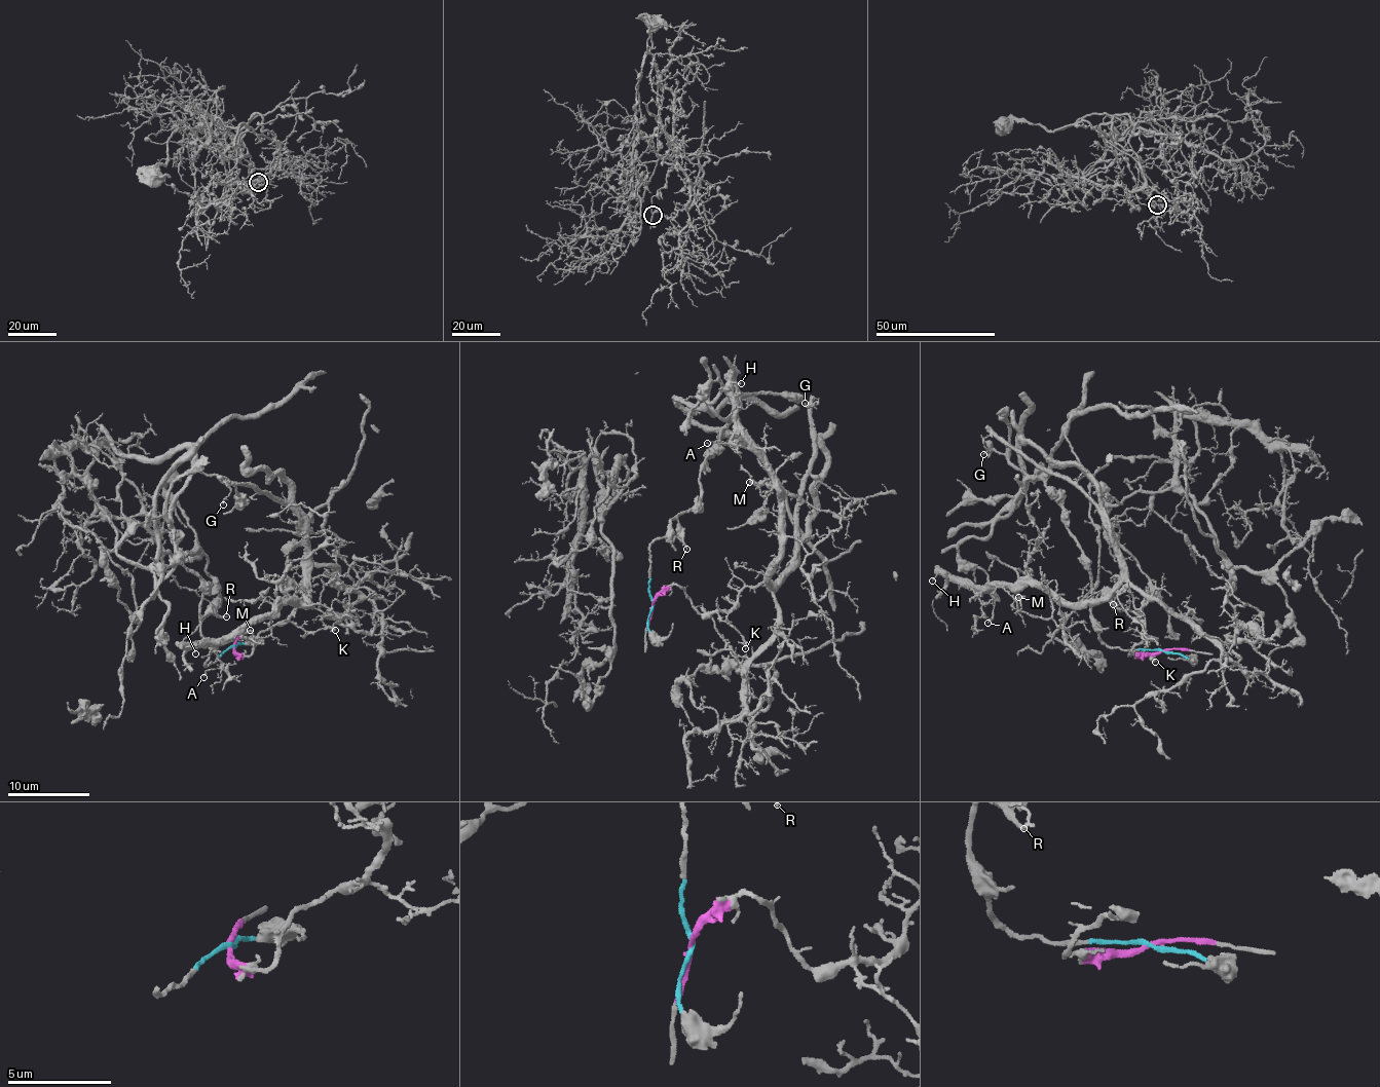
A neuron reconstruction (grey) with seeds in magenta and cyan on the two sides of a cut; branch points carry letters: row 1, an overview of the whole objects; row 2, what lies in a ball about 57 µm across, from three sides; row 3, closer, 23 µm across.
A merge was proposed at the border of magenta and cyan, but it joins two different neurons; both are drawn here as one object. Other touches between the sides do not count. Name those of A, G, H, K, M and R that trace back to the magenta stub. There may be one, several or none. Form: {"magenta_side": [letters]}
{"magenta_side": ["A", "G", "H", "K", "M"]}

